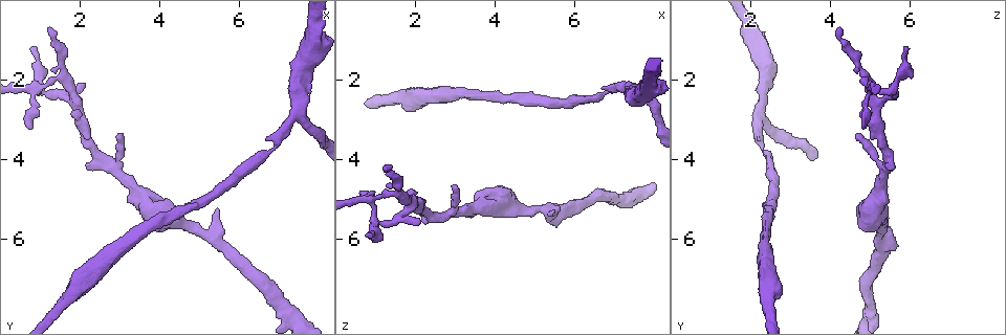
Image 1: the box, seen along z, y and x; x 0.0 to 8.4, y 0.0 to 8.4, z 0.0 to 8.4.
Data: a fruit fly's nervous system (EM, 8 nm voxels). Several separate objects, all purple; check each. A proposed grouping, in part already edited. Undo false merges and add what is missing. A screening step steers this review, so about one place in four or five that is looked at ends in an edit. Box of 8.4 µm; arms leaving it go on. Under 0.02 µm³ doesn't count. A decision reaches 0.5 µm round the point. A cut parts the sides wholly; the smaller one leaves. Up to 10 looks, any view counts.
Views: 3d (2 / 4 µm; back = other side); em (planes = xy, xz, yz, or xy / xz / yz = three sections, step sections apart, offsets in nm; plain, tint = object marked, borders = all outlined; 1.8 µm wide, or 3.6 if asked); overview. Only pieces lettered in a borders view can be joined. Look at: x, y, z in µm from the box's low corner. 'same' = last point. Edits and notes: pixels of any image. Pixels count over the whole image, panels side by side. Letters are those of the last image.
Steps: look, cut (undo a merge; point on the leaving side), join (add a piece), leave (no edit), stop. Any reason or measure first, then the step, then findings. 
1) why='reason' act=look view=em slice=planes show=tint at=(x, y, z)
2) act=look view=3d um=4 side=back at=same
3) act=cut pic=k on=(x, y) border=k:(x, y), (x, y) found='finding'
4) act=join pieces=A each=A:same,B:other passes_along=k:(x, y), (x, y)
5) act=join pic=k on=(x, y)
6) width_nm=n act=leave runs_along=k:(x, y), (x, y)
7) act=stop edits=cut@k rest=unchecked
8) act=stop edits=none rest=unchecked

act=look view=3d um=4 side=back at=(1.95, 2.65, 5.10)

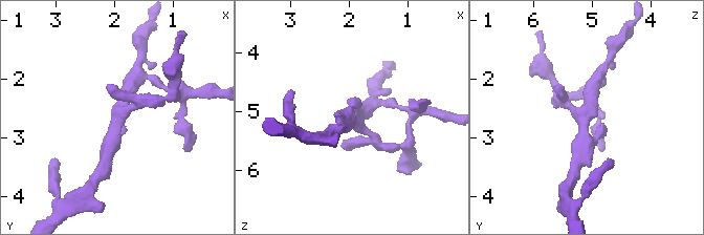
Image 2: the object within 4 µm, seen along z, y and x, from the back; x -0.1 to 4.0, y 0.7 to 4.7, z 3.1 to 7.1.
why='need the tissue' act=look view=em slice=xz step=16 show=tint at=(1.95, 2.65, 5.15)

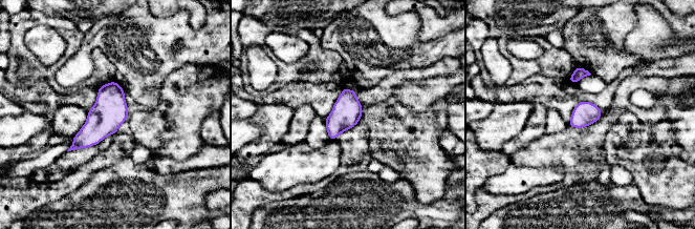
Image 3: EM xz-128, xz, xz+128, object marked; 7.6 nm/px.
why='another direction' act=look view=em slice=planes show=borders at=same

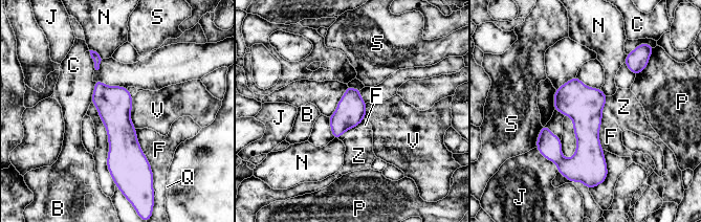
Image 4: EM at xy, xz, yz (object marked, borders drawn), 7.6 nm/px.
width_nm=240 act=leave each=B:other,C:other,F:other,J:other,N:other,P:other,Q:other,S:other,V:other,Z:other found='continuous, no second neuron'

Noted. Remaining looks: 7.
why='branch stops here' act=look view=3d um=2 at=(0.80, 1.15, 5.90)

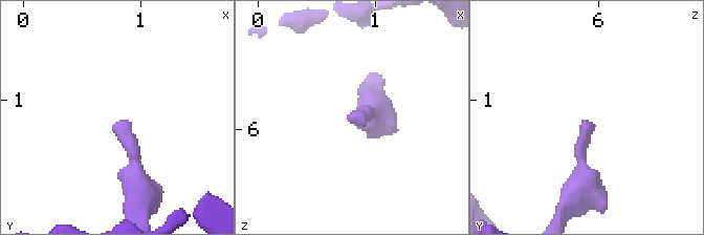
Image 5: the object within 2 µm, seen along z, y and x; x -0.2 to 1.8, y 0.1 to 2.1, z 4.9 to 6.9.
act=look view=em slice=planes show=borders at=(0.84, 1.18, 5.92)

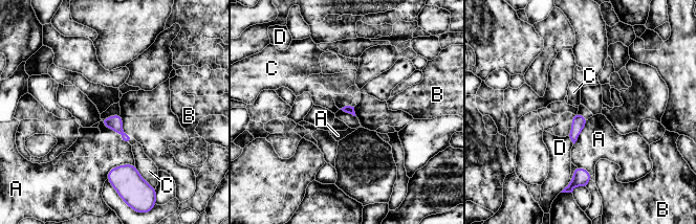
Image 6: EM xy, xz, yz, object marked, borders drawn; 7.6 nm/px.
longest_contact=A:240nm act=leave each=A:other,B:other,C:other,D:other found='none of them fits'

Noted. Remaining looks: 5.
why='free end' act=look view=em slice=planes show=borders at=(1.25, 0.75, 4.25)

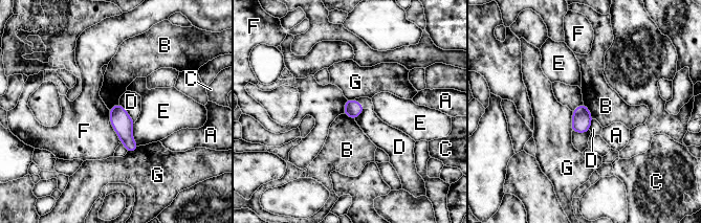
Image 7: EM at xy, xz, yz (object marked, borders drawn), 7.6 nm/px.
act=leave each=A:other,B:other,C:other,D:other,E:other,F:other,G:other found='no lettered piece goes on from it'

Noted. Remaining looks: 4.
why='branch point' act=look view=em um=3.6 slice=planes show=borders at=(5.20, 5.85, 5.20)

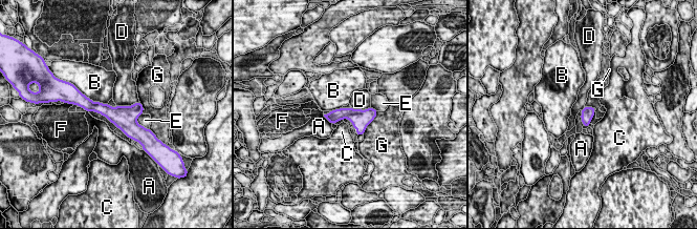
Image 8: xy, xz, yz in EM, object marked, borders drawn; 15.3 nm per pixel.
act=leave each=A:other,B:other,C:other,D:other,E:other,F:other,G:other found='one neuron here'

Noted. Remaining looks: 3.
act=stop edits=none rest=unchecked

